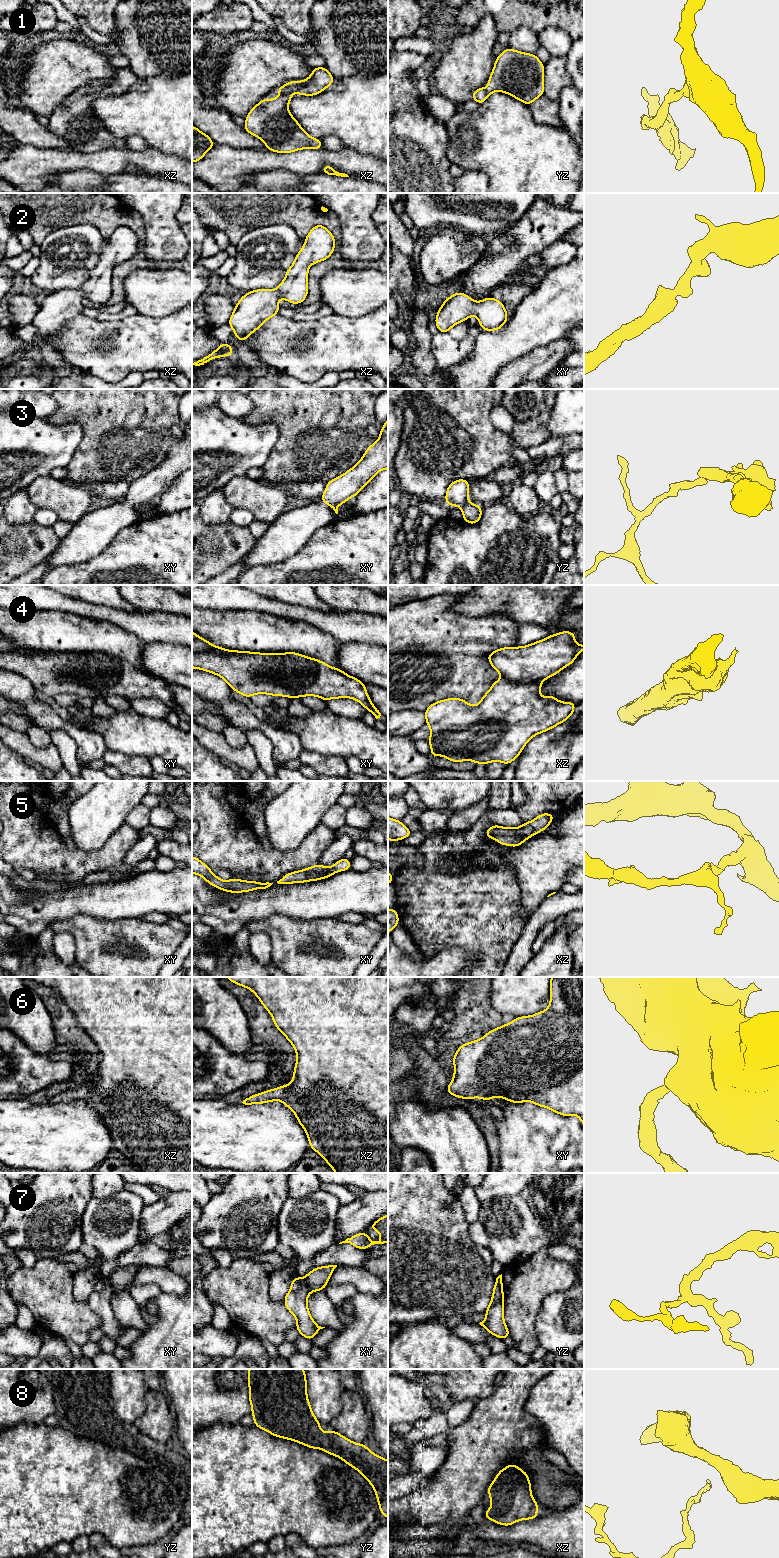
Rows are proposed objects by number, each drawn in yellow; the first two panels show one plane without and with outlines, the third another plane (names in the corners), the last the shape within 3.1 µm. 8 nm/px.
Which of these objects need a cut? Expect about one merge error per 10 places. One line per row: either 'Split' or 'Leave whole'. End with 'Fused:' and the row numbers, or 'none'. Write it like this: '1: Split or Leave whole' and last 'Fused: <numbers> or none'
1: Leave whole
2: Leave whole
3: Split
4: Leave whole
5: Leave whole
6: Leave whole
7: Split
8: Leave whole
Fused: 3, 7

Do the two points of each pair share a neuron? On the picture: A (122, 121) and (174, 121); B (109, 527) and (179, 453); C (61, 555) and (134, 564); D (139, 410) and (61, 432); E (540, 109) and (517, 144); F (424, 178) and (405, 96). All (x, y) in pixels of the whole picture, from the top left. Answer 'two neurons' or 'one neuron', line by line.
A: one neuron
B: one neuron
C: two neurons
D: two neurons
E: two neurons
F: one neuron

